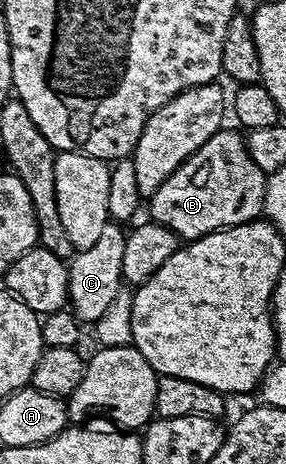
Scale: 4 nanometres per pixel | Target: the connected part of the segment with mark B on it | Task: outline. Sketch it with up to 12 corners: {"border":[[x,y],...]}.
{"border":[[209,136],[157,192],[150,221],[194,240],[263,214],[246,137]]}

